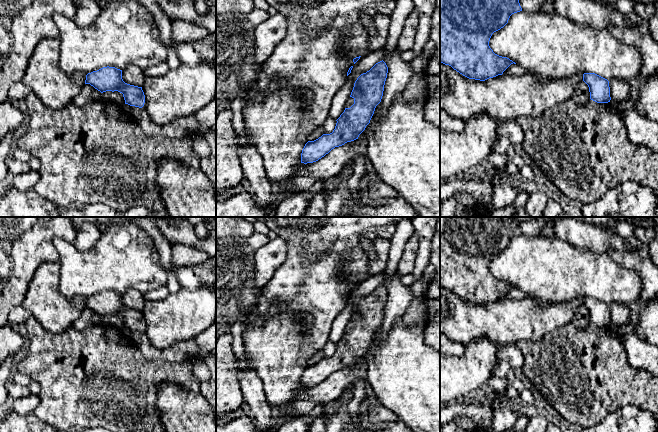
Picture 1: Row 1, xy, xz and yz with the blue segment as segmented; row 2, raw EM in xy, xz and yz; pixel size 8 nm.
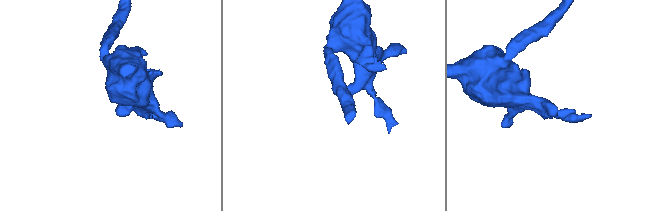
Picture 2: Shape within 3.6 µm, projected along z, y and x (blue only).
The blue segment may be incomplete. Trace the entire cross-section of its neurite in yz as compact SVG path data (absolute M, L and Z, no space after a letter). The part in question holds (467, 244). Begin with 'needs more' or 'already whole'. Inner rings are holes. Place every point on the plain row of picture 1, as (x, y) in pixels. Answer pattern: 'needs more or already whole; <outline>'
already whole; M440 217L440 286L469 303L480 305L502 299L511 288L516 288L495 278L489 265L494 256L508 247L512 238L522 235L519 223L512 217Z

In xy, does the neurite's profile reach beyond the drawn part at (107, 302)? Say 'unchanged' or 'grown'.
unchanged

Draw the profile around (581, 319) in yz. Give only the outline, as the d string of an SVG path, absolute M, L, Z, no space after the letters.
M581 305L575 312L571 323L577 328L585 328L590 324L590 316L588 309Z

